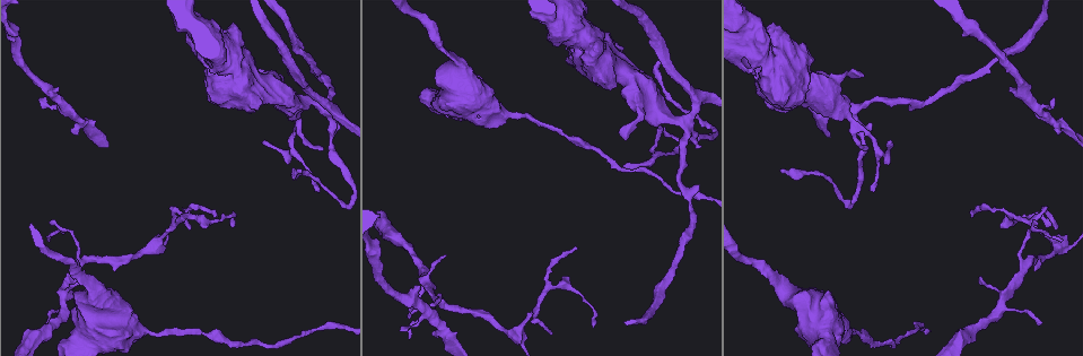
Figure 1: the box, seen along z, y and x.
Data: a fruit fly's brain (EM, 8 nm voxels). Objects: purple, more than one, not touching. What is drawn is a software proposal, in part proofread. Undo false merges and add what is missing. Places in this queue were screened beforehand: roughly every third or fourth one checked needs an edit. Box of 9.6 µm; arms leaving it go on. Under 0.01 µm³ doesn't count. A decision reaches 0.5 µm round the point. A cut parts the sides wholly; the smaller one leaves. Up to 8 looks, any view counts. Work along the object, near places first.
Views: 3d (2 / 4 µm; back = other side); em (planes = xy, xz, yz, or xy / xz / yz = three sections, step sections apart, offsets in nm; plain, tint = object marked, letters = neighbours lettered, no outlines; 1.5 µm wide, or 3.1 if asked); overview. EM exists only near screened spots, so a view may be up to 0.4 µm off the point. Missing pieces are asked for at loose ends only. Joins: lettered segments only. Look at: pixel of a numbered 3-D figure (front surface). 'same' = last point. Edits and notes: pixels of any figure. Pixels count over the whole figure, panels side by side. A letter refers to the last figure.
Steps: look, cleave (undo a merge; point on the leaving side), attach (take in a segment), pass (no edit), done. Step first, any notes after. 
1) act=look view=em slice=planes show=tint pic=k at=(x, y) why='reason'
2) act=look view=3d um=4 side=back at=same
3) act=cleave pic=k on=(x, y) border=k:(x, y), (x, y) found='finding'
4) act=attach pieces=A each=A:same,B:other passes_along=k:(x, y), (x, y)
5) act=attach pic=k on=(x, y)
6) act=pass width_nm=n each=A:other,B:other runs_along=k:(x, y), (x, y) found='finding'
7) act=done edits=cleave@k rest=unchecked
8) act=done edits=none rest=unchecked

act=look view=em slice=planes show=tint pic=1 at=(67, 108) why='arms part here'

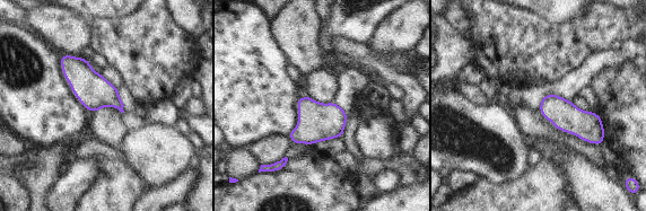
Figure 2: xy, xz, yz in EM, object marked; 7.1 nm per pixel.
act=look view=em slice=planes show=letters at=same why='what lies round it'

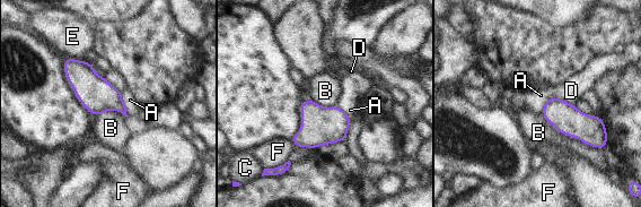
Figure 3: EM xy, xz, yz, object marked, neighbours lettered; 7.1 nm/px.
act=pass longest_contact=B:460nm each=A:other,B:other,C:other,D:other,E:other,F:other border=3:(545, 119), (561, 132), (603, 148) found='continuous, no second neuron'

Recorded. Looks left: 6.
act=look view=em slice=yz step=8 show=letters pic=1 at=(216, 215) why='branch stops here'

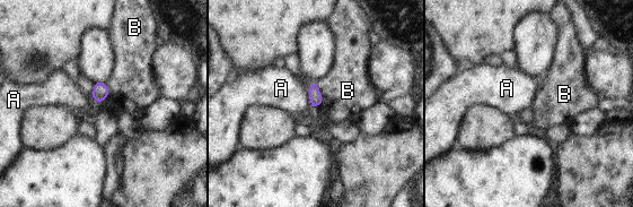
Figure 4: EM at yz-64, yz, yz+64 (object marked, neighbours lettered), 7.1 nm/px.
act=pass each=A:other,B:other border=4:(317, 82), (317, 88), (323, 102) found='none of them fits'

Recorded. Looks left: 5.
act=look view=3d um=2 pic=1 at=(317, 190) why='free end'

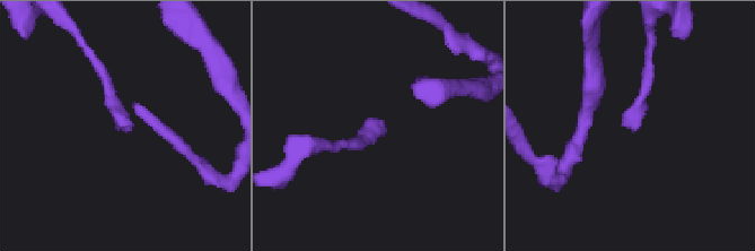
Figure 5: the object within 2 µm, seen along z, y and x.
act=look view=em slice=planes show=letters pic=5 at=(381, 120)

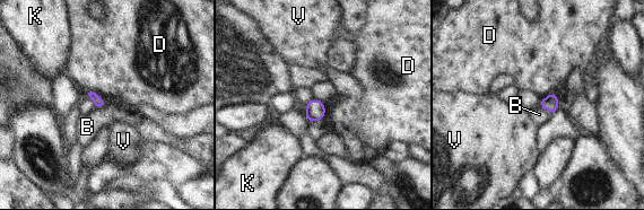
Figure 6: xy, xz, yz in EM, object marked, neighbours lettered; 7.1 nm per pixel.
act=pass width_nm=70 each=B:other,D:other,K:other,V:other border=6:(558, 97), (549, 93), (540, 99) found='none of them fits'

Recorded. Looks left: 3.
act=done edits=none rest=unchecked

